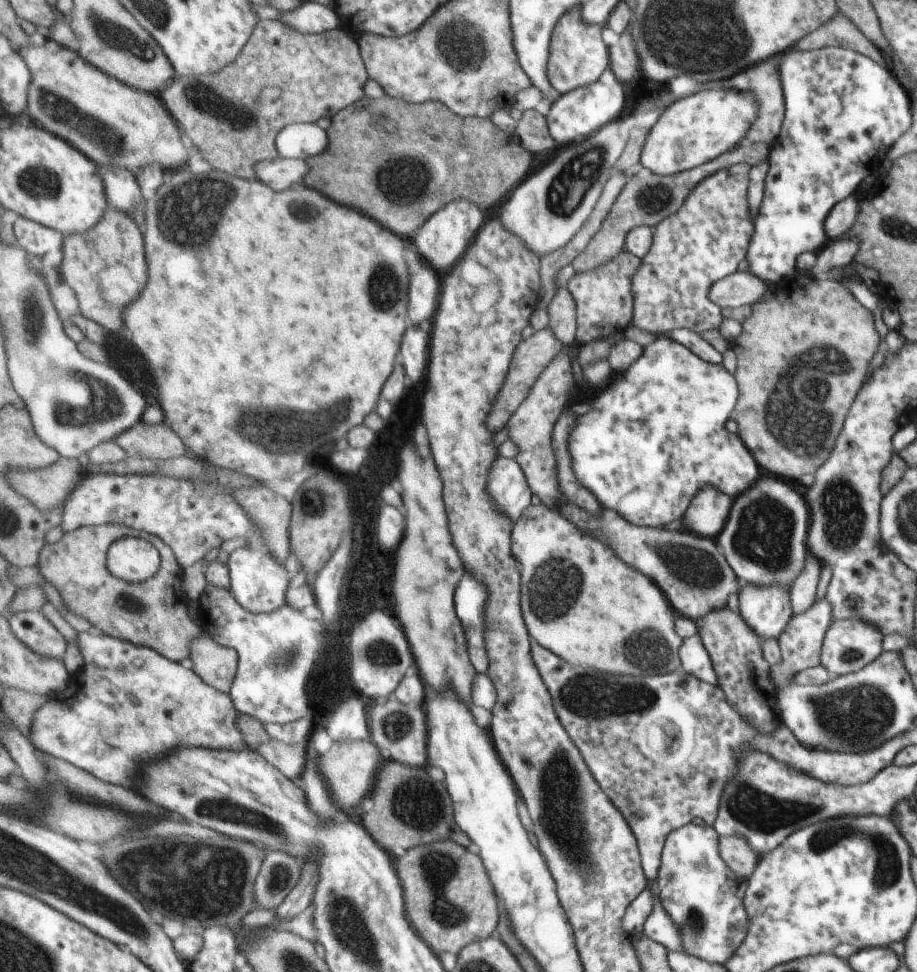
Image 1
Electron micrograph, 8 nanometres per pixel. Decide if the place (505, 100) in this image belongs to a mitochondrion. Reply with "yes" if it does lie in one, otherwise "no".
no

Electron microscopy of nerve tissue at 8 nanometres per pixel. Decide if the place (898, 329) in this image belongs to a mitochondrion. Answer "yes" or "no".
no

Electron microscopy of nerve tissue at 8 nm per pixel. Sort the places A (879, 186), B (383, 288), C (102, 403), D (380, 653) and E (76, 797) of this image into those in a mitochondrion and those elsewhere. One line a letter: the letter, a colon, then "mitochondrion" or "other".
A: other
B: mitochondrion
C: mitochondrion
D: mitochondrion
E: other

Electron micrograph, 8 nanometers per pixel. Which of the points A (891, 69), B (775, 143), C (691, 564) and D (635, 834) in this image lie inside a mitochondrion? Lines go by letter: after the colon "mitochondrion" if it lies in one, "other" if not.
A: other
B: other
C: mitochondrion
D: other

